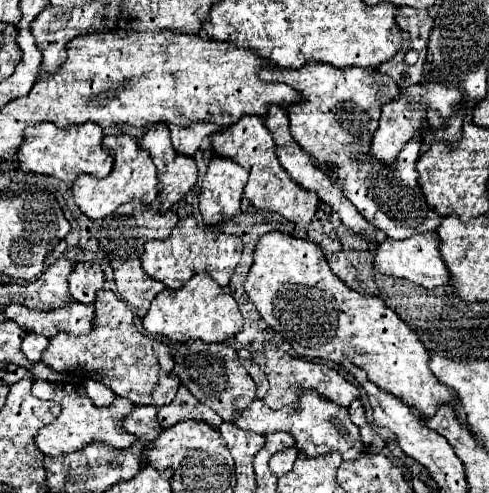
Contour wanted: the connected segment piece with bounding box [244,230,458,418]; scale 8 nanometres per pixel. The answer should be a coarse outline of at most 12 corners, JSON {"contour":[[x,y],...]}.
{"contour":[[264,234],[244,290],[302,358],[344,362],[424,418],[458,396],[316,242]]}

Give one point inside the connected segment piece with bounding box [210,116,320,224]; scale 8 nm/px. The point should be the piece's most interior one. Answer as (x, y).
(248, 142)

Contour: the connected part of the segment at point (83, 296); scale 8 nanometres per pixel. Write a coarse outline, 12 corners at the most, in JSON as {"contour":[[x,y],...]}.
{"contour":[[80,262],[68,276],[76,302],[94,304],[104,286],[100,264]]}

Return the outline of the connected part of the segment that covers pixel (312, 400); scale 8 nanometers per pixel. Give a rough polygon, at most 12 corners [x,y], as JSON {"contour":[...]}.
{"contour":[[314,392],[298,408],[254,400],[234,422],[256,434],[288,432],[304,456],[364,452],[348,410]]}

